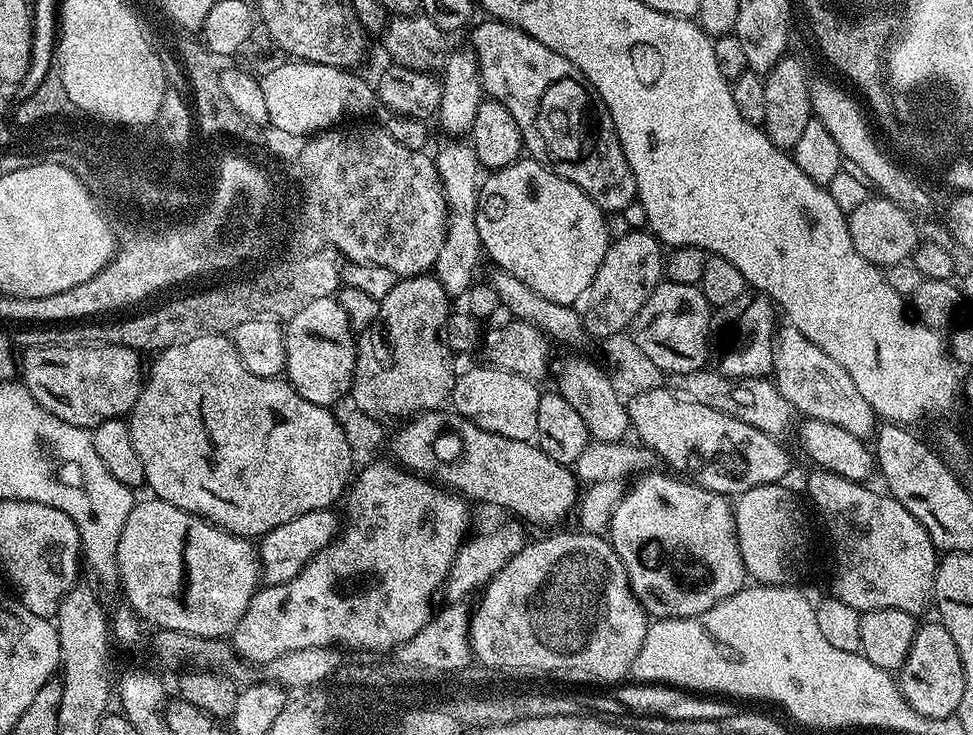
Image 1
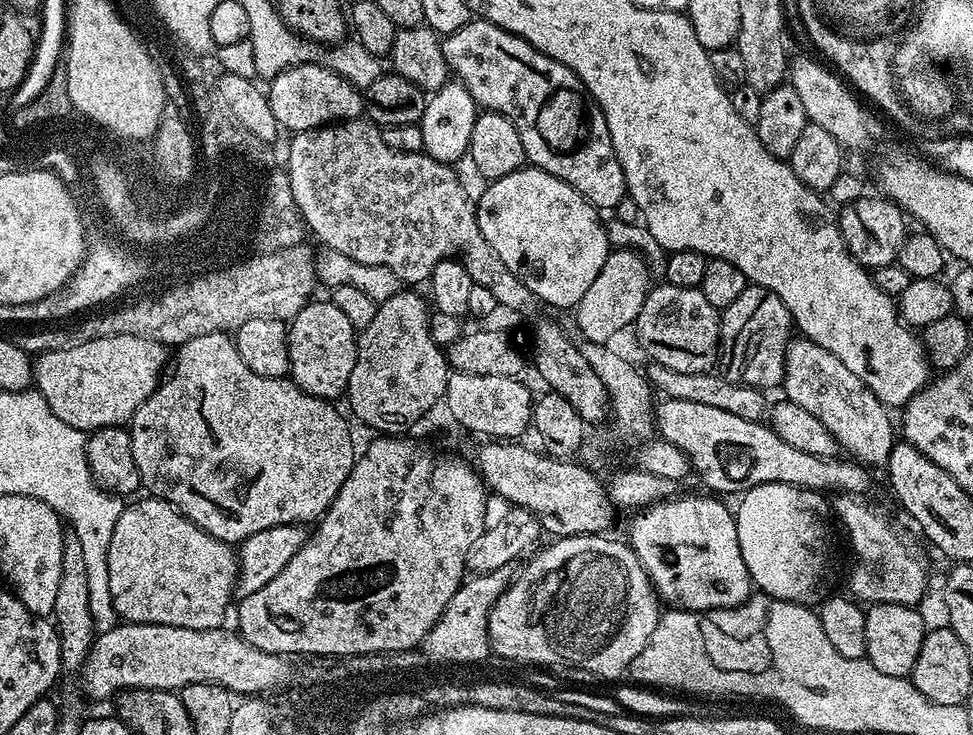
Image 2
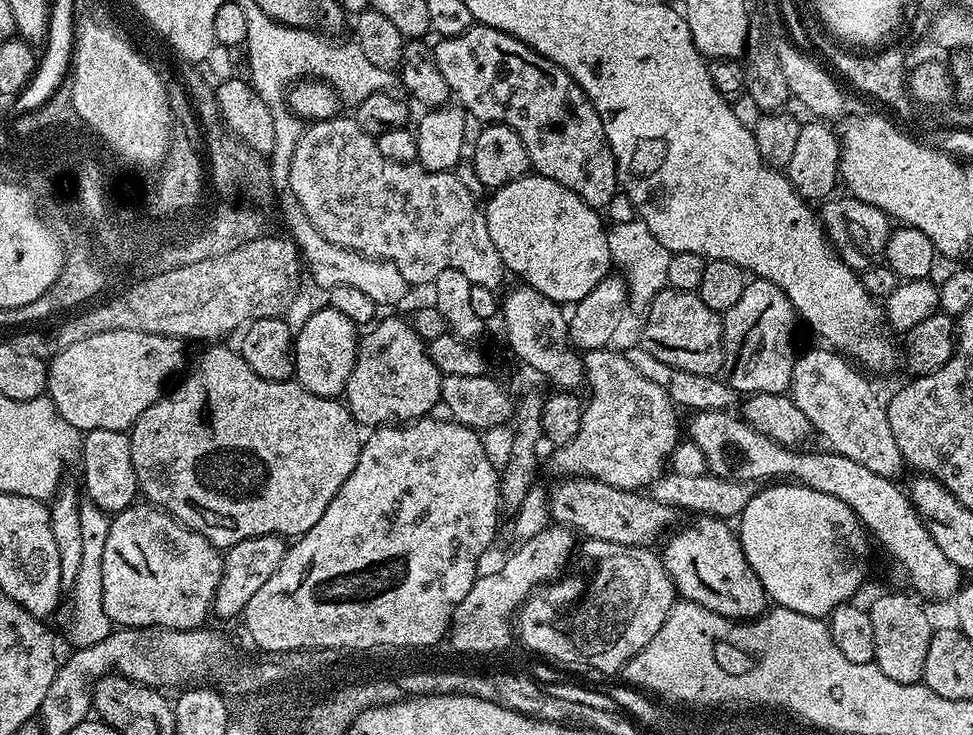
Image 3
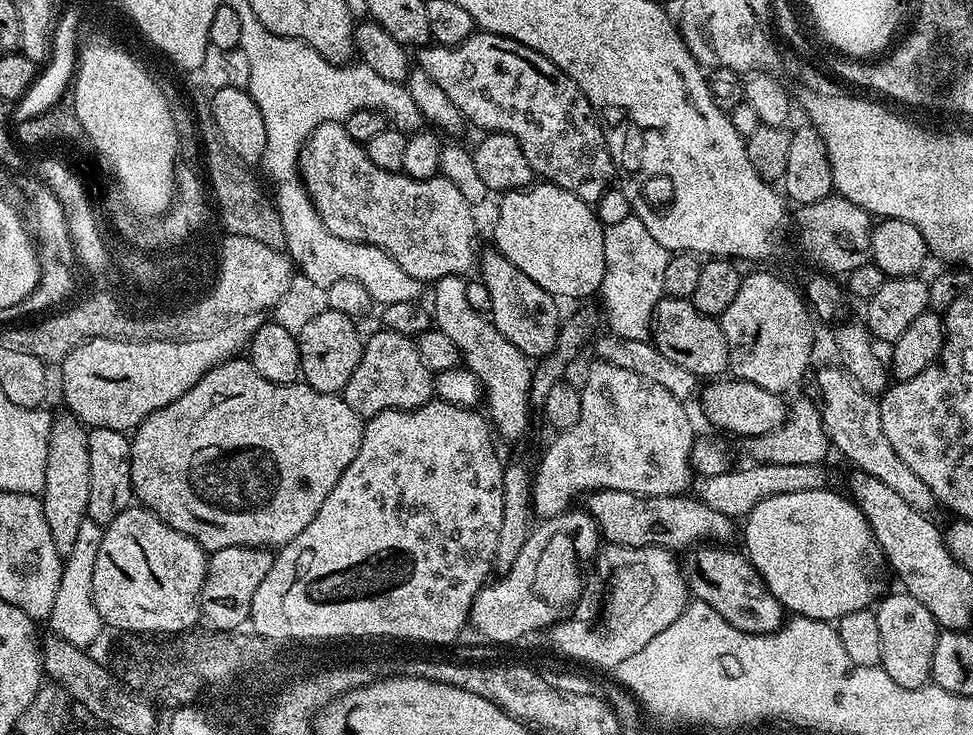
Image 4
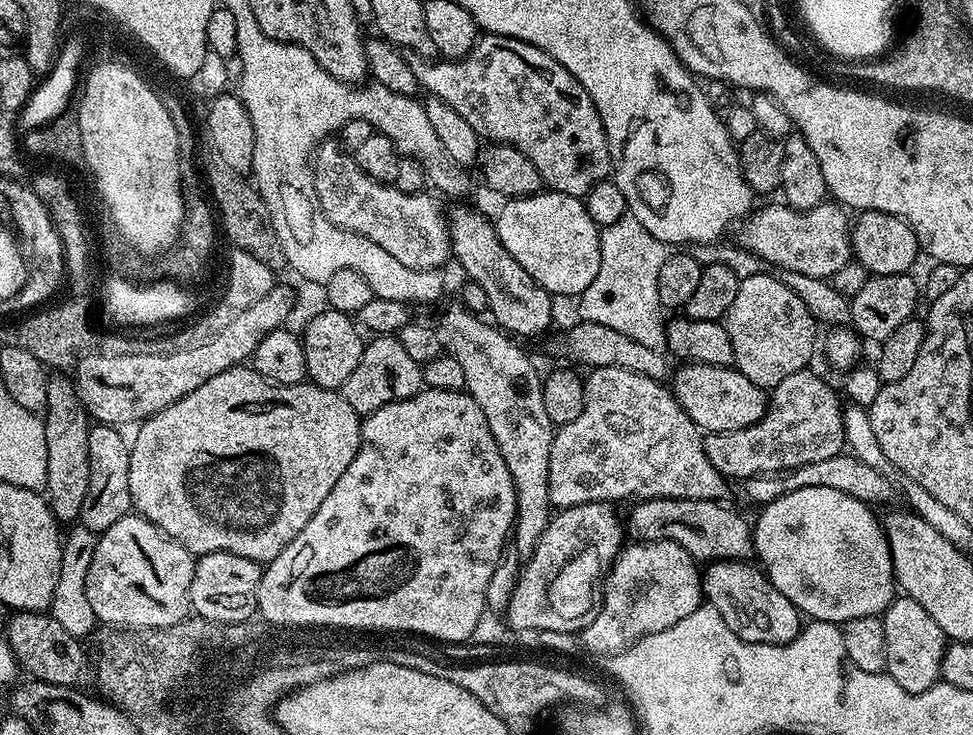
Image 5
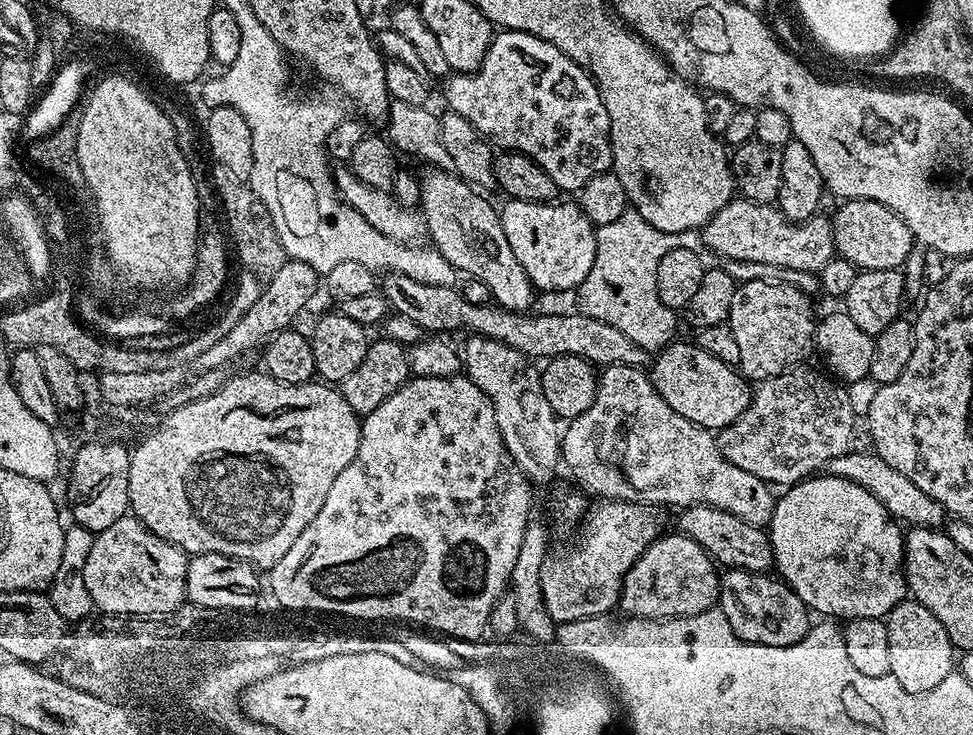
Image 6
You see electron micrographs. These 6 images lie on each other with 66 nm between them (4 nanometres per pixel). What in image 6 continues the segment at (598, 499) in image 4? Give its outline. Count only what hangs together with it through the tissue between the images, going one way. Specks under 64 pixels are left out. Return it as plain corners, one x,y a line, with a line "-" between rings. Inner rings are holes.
693,504
681,511
679,535
689,536
710,559
715,560
717,565
731,570
741,568
747,572
773,571
776,559
772,553
772,541
768,539
768,533
764,528
754,526
750,522
742,522
740,518
727,512
711,508
708,504

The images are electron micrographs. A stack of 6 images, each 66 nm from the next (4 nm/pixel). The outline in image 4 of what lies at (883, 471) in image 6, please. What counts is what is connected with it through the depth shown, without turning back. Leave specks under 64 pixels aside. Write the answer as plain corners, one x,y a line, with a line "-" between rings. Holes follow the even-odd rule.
752,462
749,465
749,468
733,467
722,474
703,477
695,485
695,495
710,510
718,510
718,514
726,514
736,522
748,517
750,510
754,510
758,502
766,502
766,498
774,498
778,494
802,494
802,490
822,490
828,488
830,484
823,463
758,464

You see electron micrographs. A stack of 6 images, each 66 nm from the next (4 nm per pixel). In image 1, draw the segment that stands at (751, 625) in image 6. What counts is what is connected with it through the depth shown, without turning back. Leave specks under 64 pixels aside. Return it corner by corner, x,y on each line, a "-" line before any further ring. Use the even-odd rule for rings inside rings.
660,470
637,475
636,482
625,491
612,512
606,529
606,539
624,563
632,592
649,617
657,620
701,616
719,600
730,598
746,584
733,505
718,492
701,488
684,478
667,475
663,476

